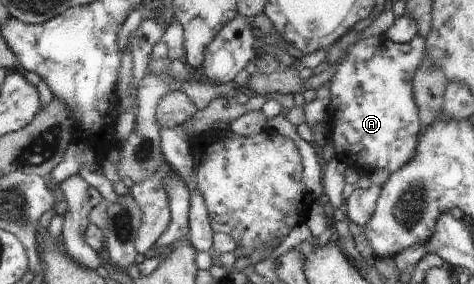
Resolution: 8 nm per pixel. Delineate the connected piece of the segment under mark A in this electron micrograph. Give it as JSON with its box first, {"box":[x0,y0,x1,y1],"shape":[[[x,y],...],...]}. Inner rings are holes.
{"box":[324,35,424,172],"shape":[[[383,35],[363,38],[350,45],[350,51],[344,55],[344,61],[338,65],[328,81],[328,97],[324,103],[324,112],[330,123],[330,139],[337,157],[350,159],[356,167],[386,169],[395,172],[406,165],[416,149],[416,133],[421,123],[418,109],[412,101],[412,75],[418,69],[424,57],[424,38],[416,36],[408,43],[398,44]]]}

